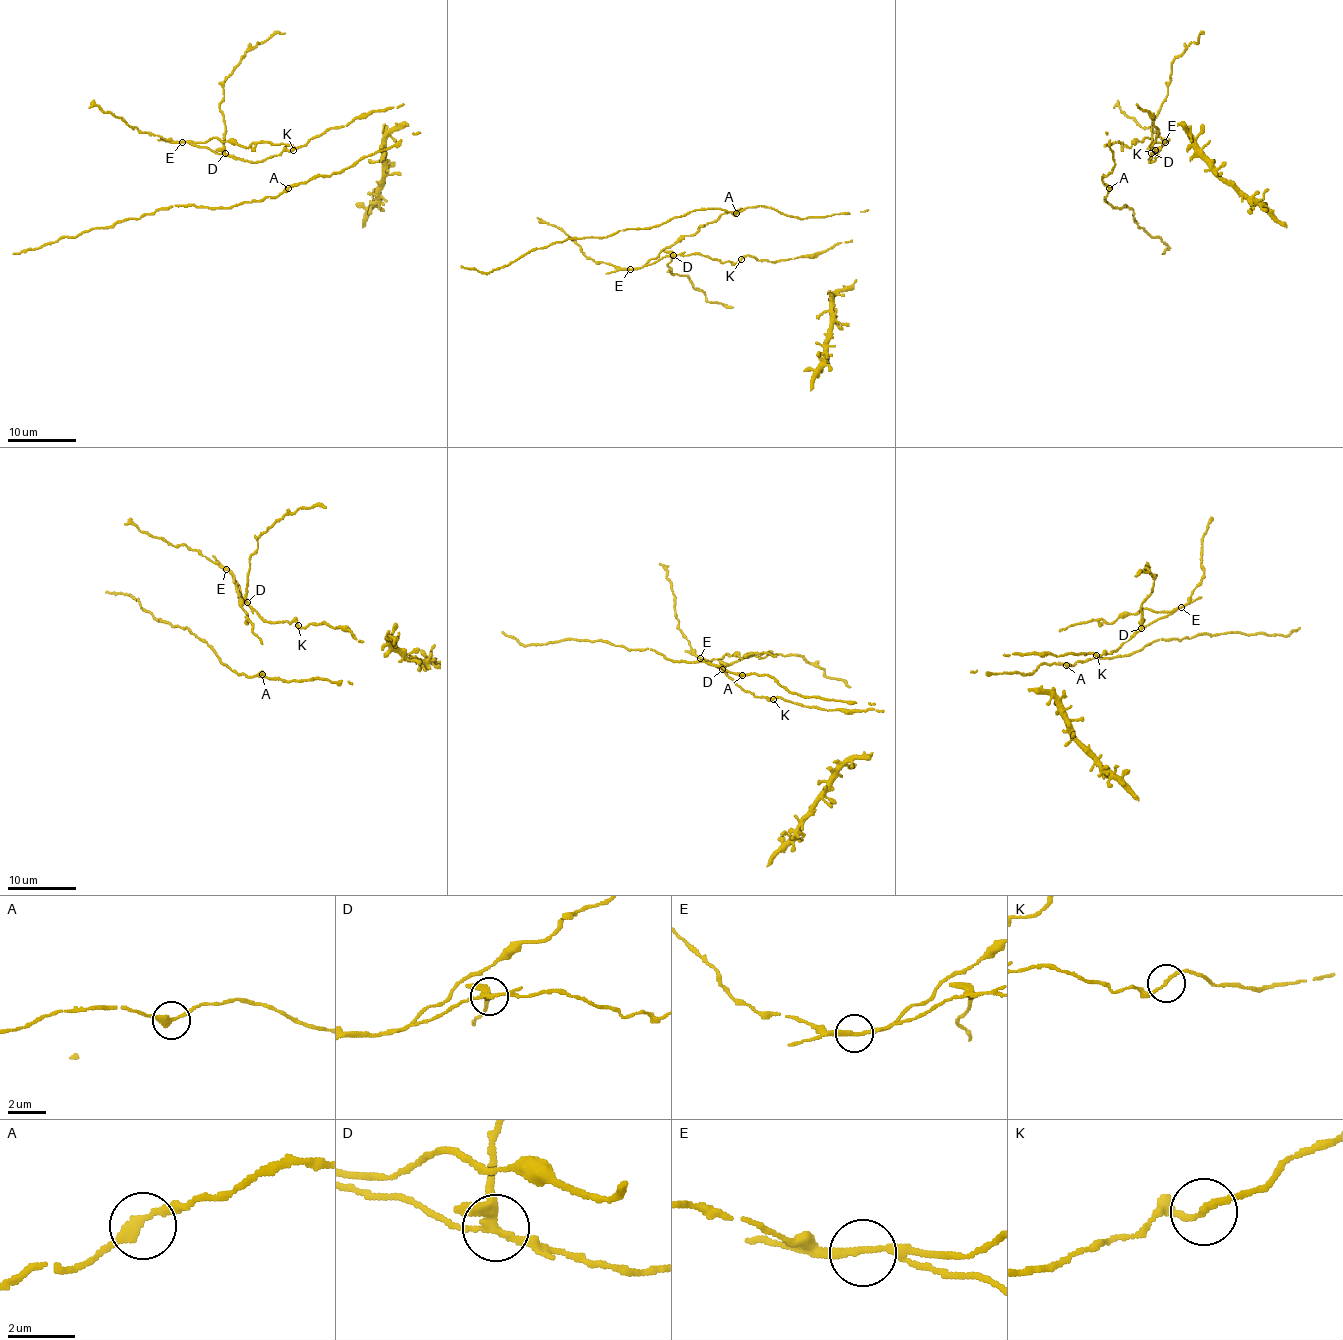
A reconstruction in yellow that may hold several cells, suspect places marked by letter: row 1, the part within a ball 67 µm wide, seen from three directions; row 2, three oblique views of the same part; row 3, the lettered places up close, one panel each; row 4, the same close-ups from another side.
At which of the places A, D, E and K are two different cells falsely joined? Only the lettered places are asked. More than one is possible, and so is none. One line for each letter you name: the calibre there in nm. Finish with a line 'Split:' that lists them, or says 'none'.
D: 240 nm thick
E: 200 nm thick
Split: D, E

